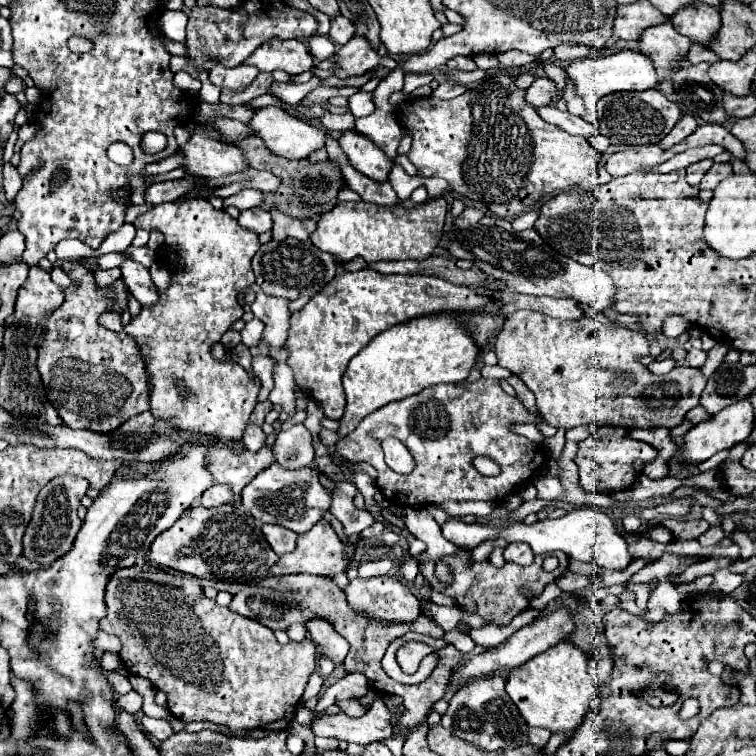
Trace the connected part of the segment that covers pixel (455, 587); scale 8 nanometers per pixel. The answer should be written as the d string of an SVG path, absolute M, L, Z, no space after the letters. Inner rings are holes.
M462 550L456 556L442 558L442 562L450 566L454 582L450 586L442 586L440 592L454 598L464 610L476 612L488 622L508 624L516 614L528 608L528 596L524 596L522 590L530 590L534 596L538 596L550 582L554 582L568 568L568 556L564 556L564 552L554 552L554 556L558 556L560 566L554 572L544 572L542 570L544 556L536 556L530 566L516 566L512 562L506 562L502 568L496 568L490 562L470 564L470 552Z

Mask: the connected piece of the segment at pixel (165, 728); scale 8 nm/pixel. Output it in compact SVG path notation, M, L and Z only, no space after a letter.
M144 716L144 718L142 718L142 726L144 726L144 730L146 730L148 734L152 734L152 736L158 738L158 740L166 740L168 736L174 734L174 730L172 730L172 726L170 726L168 720L154 720L154 718Z

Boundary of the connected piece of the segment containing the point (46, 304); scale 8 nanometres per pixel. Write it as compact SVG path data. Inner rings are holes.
M32 266L26 282L18 290L14 324L44 328L44 320L64 302L62 288L50 280L50 274L40 266Z

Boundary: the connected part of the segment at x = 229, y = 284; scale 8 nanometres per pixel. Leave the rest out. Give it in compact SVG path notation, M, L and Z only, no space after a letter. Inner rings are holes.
M200 196L158 204L142 214L134 226L156 228L164 234L164 252L158 258L172 270L172 286L160 290L160 304L156 308L142 308L140 316L132 318L128 326L122 326L120 314L112 310L100 316L100 324L106 324L110 330L124 330L136 338L142 358L150 366L148 372L152 374L154 390L150 406L154 418L170 418L182 430L240 440L258 402L260 382L248 376L240 364L214 360L210 348L244 314L236 296L238 288L254 284L250 260L260 248L260 240L256 232L240 228L236 218L212 208ZM180 382L192 392L186 400L180 398Z

